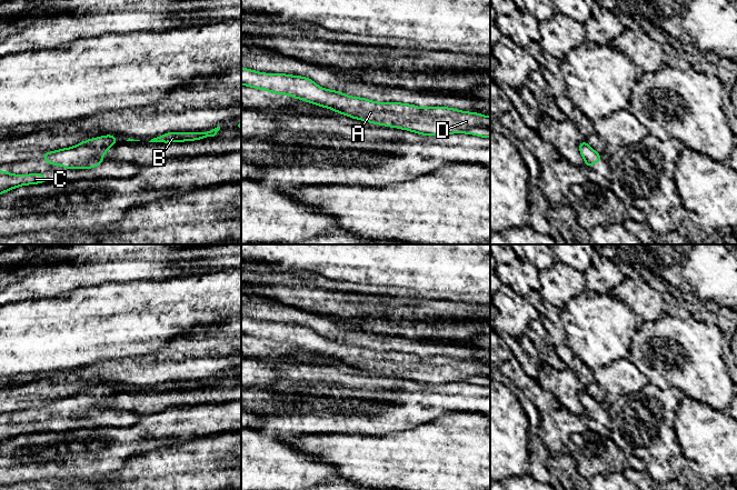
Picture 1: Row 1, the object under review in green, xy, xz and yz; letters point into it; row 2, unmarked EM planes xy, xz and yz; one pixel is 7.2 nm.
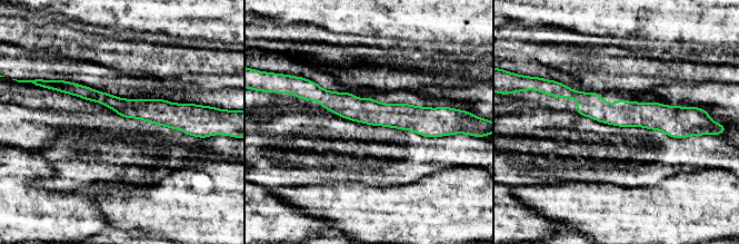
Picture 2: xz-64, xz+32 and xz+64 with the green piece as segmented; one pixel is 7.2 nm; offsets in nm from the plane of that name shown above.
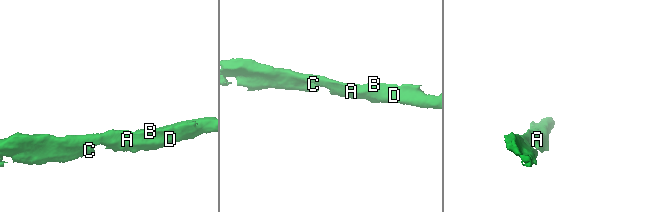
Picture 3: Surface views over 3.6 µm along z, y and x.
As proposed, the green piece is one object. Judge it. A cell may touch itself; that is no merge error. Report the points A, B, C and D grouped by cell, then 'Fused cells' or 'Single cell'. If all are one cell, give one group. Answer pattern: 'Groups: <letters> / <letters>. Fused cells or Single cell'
Groups: A B C D. Single cell

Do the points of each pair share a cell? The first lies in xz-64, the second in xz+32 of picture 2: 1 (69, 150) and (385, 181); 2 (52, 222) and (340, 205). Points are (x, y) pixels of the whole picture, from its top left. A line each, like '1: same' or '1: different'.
1: same
2: different

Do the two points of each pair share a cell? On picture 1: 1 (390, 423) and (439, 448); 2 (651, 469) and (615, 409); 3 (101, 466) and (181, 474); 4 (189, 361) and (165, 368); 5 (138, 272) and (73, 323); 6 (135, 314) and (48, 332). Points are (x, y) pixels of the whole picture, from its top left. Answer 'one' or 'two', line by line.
1: two
2: one
3: two
4: one
5: two
6: one

